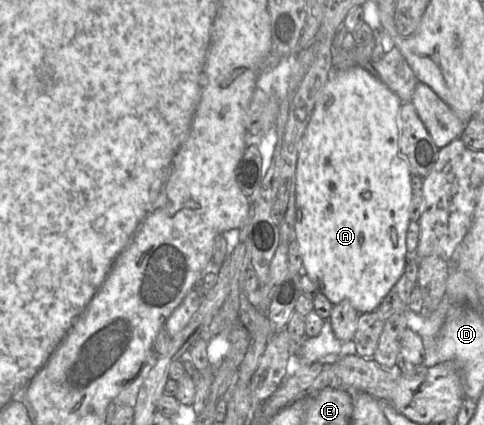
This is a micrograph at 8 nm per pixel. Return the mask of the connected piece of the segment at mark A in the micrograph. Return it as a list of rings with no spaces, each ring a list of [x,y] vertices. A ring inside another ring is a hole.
[[[362,67],[334,69],[319,99],[308,128],[299,145],[296,169],[296,221],[293,227],[293,240],[298,243],[303,259],[303,273],[318,286],[333,306],[343,301],[349,302],[359,313],[376,310],[383,299],[402,276],[405,266],[412,255],[406,248],[406,235],[410,223],[410,205],[413,196],[411,171],[408,162],[399,148],[399,113],[402,101],[382,81]]]

